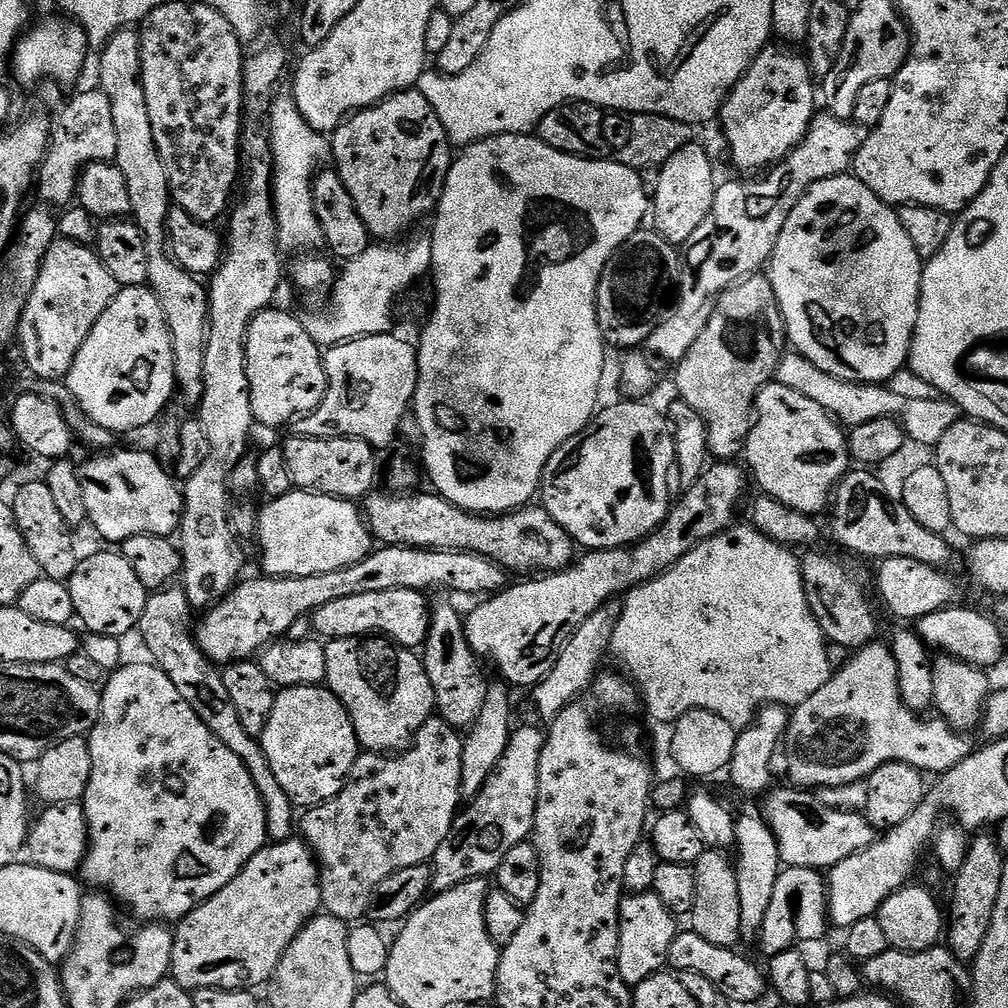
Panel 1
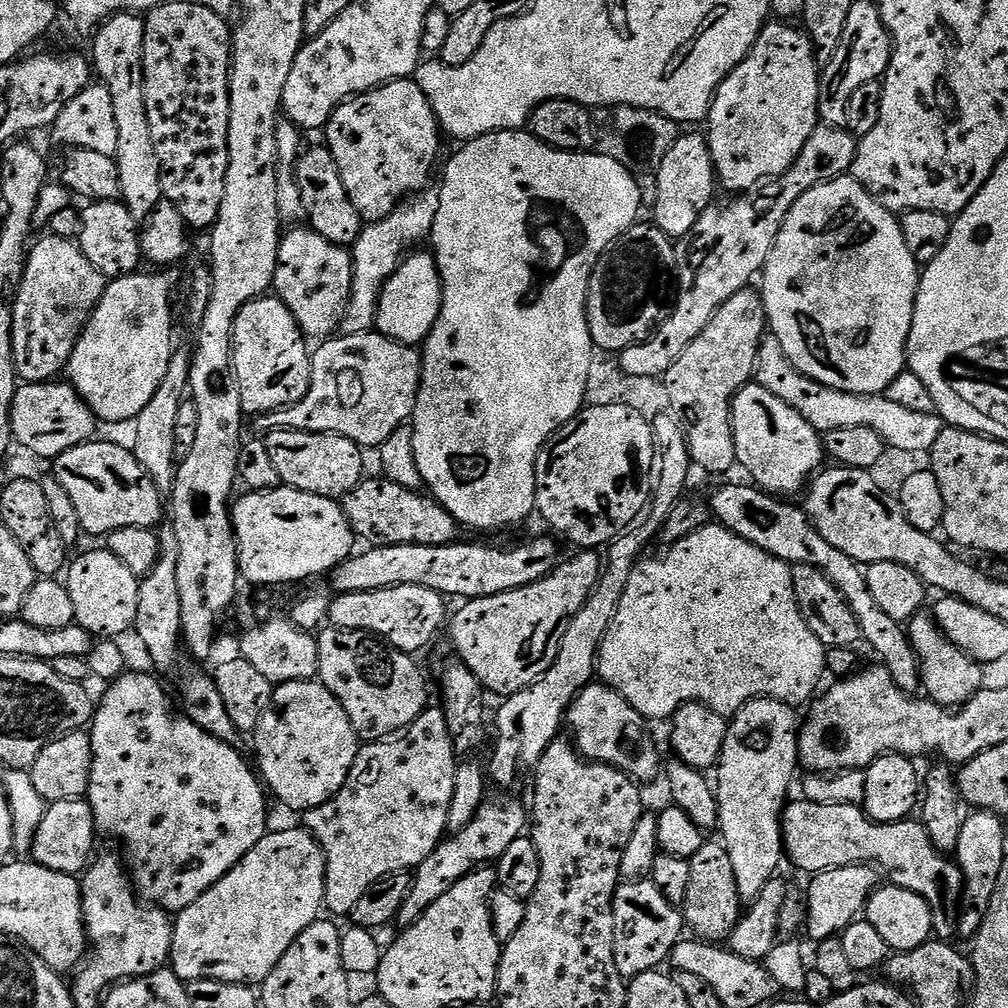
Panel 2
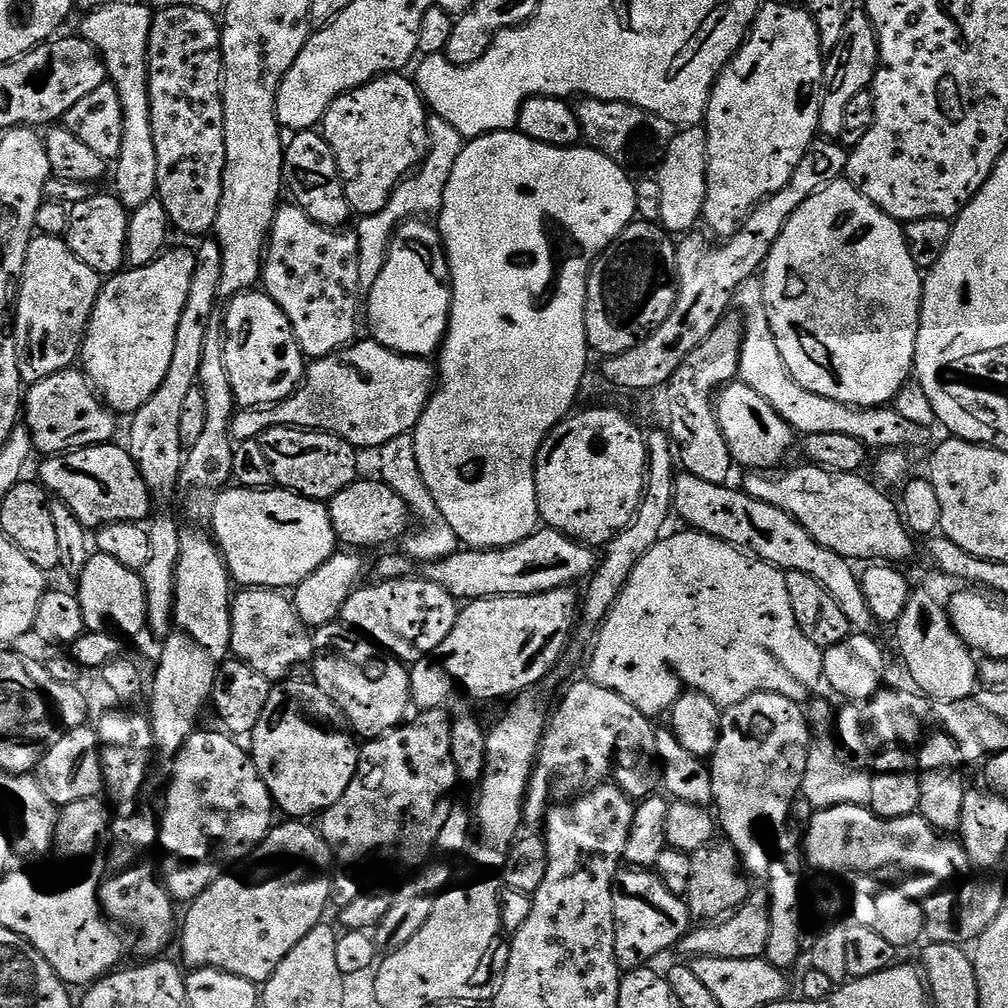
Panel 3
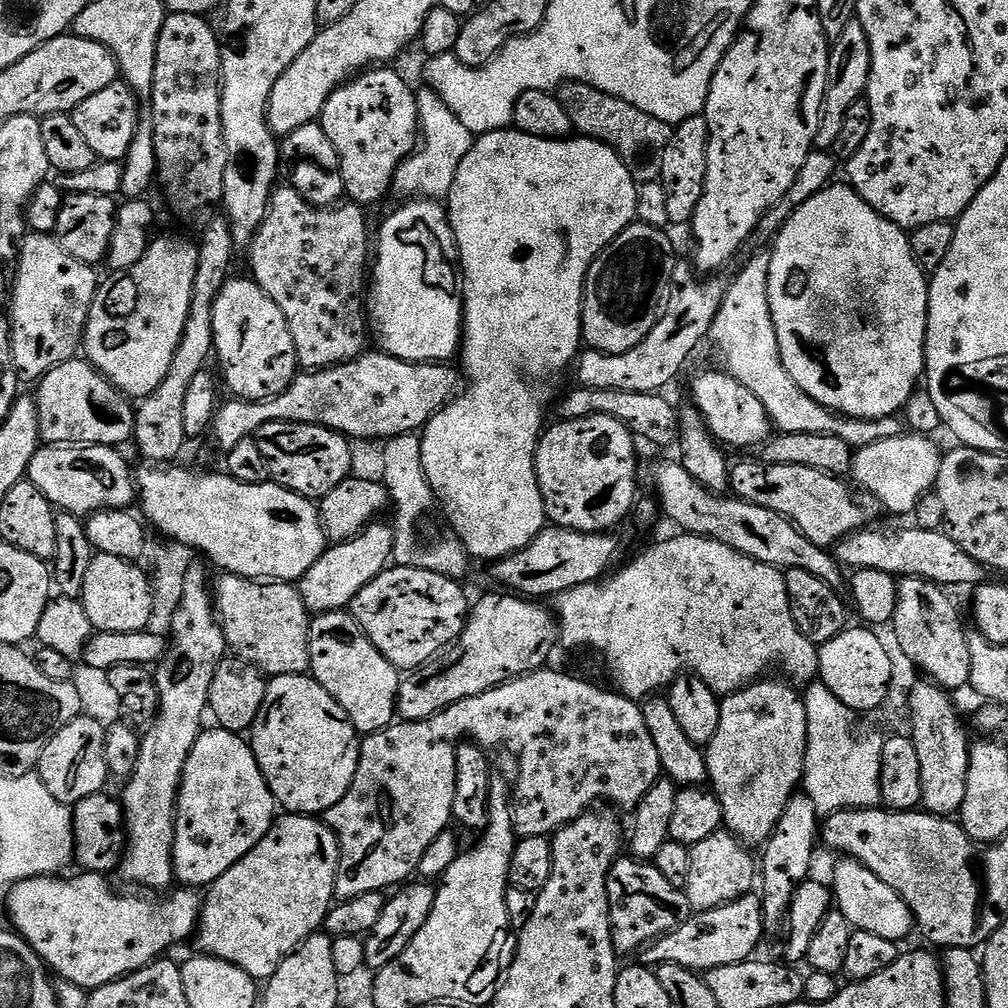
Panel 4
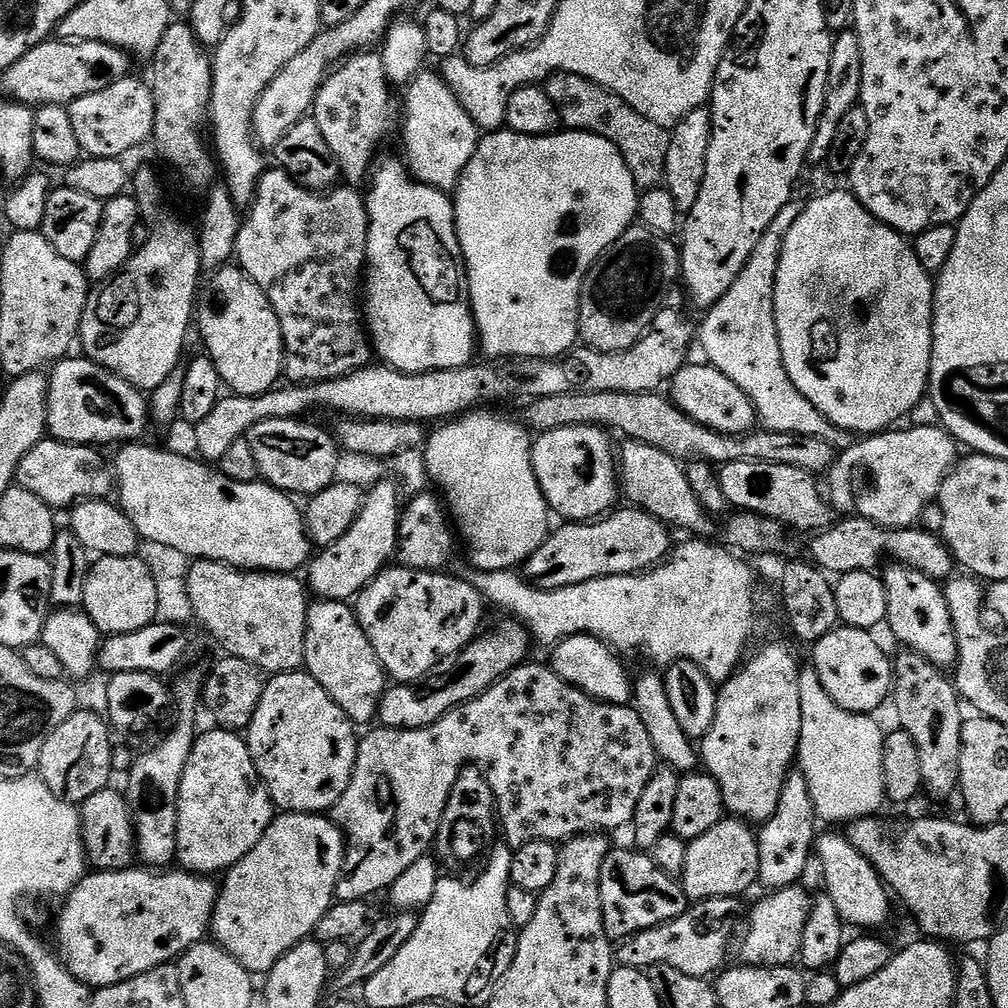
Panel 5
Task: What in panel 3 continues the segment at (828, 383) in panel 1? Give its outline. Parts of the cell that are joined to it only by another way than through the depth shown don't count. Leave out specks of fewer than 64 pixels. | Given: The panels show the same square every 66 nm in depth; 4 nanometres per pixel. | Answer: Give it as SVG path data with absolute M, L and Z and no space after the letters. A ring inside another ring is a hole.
M759 279L747 280L737 290L734 304L748 315L742 320L744 345L740 355L739 379L746 386L750 386L750 390L758 390L758 394L762 394L762 398L766 398L766 402L774 406L774 410L783 420L788 421L794 432L804 436L850 434L872 450L913 450L912 448L927 442L927 430L918 421L903 416L896 406L852 408L848 404L822 398L822 394L814 394L801 386L790 374L786 362L782 362L782 354L778 354L778 342L774 342L764 305L764 285Z

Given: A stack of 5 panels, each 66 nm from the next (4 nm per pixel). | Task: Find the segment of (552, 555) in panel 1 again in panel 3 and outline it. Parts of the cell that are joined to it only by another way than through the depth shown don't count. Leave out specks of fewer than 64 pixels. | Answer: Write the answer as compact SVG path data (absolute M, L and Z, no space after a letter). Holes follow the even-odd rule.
M358 478L350 486L346 486L346 490L338 490L338 494L334 494L334 498L327 501L328 517L332 520L333 526L336 527L336 539L341 545L347 546L352 550L362 550L360 548L376 548L379 544L392 544L403 541L404 537L410 531L410 525L413 523L414 517L408 511L408 504L390 485L385 484L381 479L366 480Z

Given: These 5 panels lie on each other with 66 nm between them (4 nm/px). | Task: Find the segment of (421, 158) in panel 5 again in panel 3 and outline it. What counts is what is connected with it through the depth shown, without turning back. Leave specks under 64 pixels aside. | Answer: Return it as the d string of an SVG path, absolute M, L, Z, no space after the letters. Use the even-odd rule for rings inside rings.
M434 115L428 117L430 143L428 154L415 172L401 180L400 185L392 192L388 204L378 210L378 214L359 217L360 225L354 228L356 237L360 239L360 279L371 286L382 274L382 266L388 258L388 248L397 228L409 218L432 218L442 207L442 198L446 198L446 182L450 182L450 174L454 171L454 162L458 162L458 154L462 154L466 138L450 126L442 118ZM432 216L432 217L428 217Z

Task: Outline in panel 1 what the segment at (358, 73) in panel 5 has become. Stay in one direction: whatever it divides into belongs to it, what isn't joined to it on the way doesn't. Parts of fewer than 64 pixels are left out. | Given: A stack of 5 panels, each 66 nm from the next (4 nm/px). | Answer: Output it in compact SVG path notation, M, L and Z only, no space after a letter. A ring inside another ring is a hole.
M405 90L395 92L394 95L389 96L388 99L381 100L378 104L373 104L371 108L357 111L355 114L349 116L335 132L331 133L330 156L336 159L334 171L342 178L346 190L350 190L350 198L354 198L354 206L358 206L358 214L362 218L362 222L366 222L368 233L377 241L392 242L397 238L403 237L405 234L411 233L413 229L419 225L416 223L418 223L423 216L431 217L433 213L435 213L436 205L440 203L440 195L444 193L444 183L448 177L448 172L452 169L454 145L452 141L448 139L448 135L442 126L442 122L438 118L438 114L434 114L430 102L426 102L426 98L422 98L419 90Z

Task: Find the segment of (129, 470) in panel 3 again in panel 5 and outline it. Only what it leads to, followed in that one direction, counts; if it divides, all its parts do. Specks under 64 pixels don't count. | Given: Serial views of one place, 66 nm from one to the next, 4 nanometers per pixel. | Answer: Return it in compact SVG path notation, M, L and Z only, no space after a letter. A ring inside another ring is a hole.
M46 438L22 458L16 472L19 487L38 494L53 510L67 509L81 500L108 498L114 492L114 468L99 456L97 449L83 444L64 444L61 440Z

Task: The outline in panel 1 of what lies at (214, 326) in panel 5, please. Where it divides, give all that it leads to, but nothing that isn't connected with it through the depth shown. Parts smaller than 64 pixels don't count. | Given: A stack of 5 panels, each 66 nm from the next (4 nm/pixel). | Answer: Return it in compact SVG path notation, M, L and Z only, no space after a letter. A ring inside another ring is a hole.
M269 307L253 318L244 343L246 366L250 382L252 419L257 425L276 428L279 424L291 425L293 421L307 416L320 405L326 394L324 357L319 344L306 334L303 319L299 315L279 312Z

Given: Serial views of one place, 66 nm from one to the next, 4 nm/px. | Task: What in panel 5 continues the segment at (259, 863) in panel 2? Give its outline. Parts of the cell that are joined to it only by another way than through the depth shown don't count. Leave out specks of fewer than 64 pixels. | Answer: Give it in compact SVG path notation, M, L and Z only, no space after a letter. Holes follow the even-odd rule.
M290 812L280 814L262 834L258 846L223 873L216 894L210 936L225 948L247 972L266 974L294 946L315 933L322 914L330 910L336 900L336 883L344 865L344 833L324 814Z

